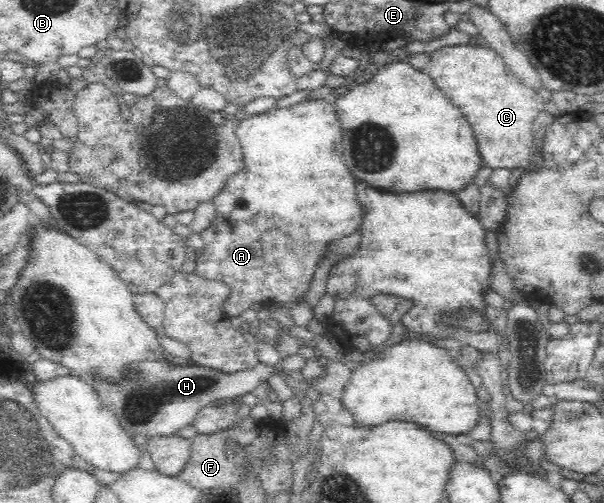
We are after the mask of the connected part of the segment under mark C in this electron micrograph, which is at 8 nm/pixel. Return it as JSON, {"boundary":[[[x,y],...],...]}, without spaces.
{"boundary":[[[446,46],[429,53],[428,65],[423,70],[444,96],[460,108],[478,141],[480,156],[490,168],[528,168],[533,149],[532,130],[537,116],[544,108],[544,100],[533,88],[524,86],[508,70],[500,54],[482,46]]]}

